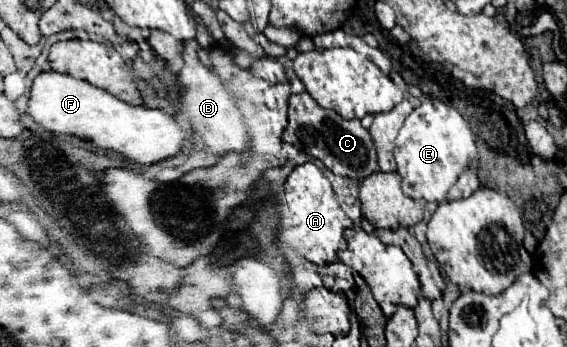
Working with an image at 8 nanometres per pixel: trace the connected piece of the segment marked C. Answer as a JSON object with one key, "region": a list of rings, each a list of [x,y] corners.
{"region":[[[309,93],[289,97],[289,127],[283,133],[283,141],[295,145],[297,149],[309,153],[311,157],[323,161],[323,165],[343,177],[363,181],[367,175],[375,173],[377,153],[367,129],[361,127],[359,119],[343,119],[331,109],[323,109]]]}

